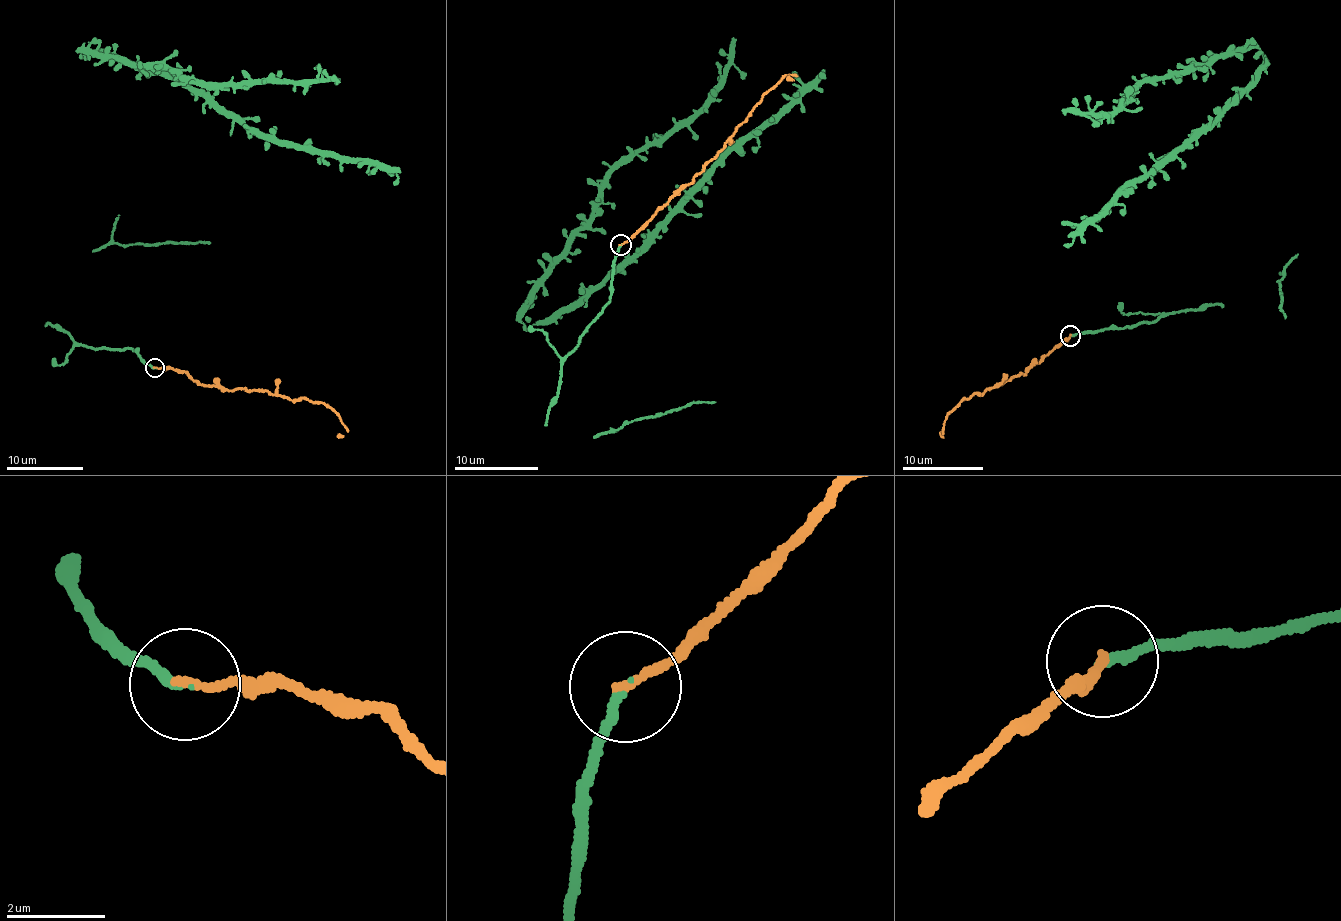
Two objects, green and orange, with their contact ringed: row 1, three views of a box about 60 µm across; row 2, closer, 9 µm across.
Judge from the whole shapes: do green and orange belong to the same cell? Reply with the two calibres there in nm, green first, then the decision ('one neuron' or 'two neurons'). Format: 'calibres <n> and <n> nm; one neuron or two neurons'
calibres 190 and 190 nm; two neurons

